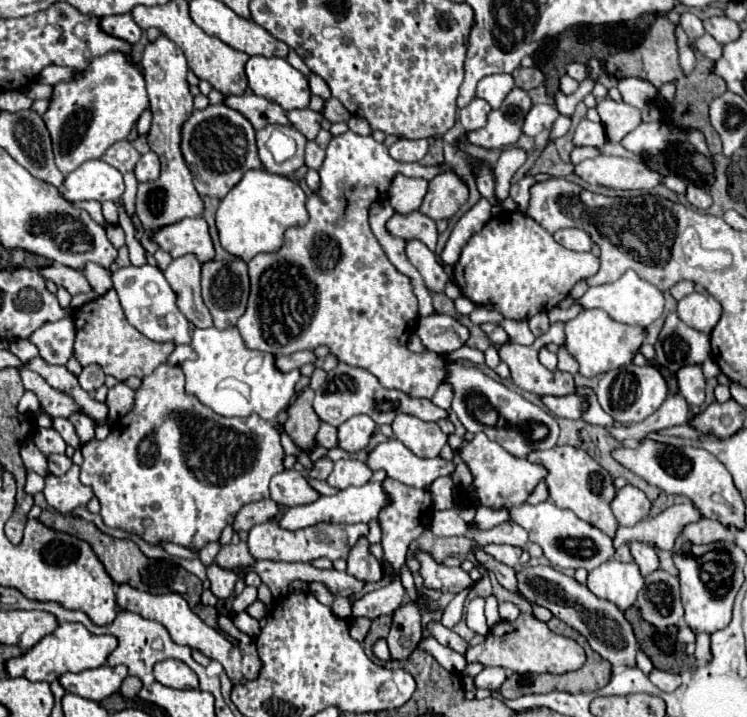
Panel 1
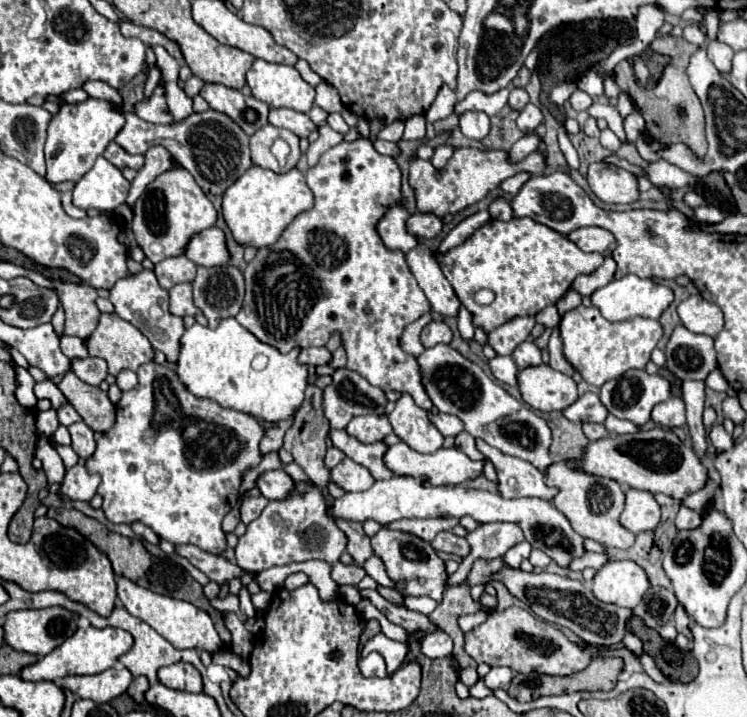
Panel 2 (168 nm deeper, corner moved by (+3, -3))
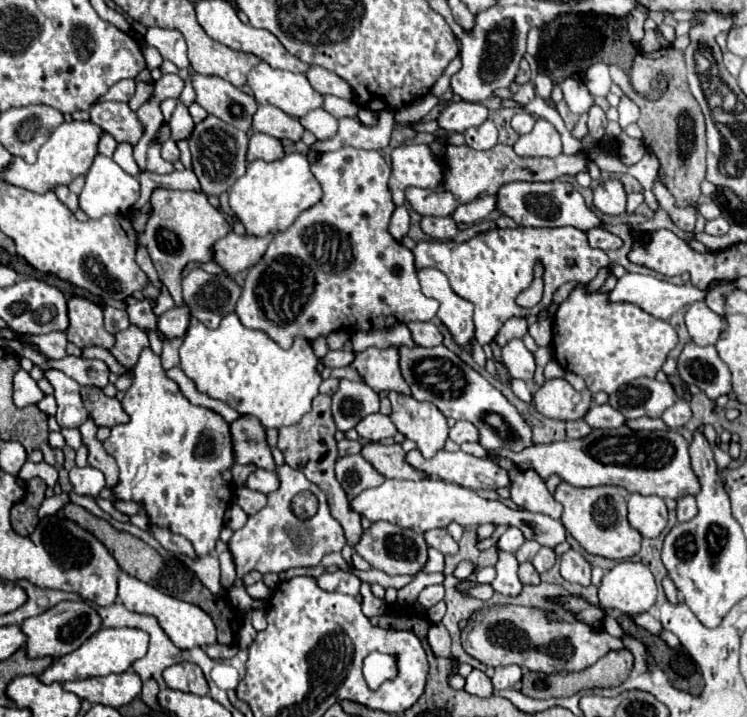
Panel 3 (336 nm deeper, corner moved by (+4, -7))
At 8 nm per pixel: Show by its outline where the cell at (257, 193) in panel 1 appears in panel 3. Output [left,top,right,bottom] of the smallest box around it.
[230,153,322,237]

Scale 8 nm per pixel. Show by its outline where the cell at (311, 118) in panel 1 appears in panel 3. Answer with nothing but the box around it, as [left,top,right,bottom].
[254,105,304,141]

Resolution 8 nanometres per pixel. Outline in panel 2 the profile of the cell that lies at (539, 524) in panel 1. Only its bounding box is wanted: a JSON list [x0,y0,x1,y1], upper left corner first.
[329,475,583,567]

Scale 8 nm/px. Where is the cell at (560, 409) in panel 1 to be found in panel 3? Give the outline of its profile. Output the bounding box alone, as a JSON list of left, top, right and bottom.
[582,405,624,429]

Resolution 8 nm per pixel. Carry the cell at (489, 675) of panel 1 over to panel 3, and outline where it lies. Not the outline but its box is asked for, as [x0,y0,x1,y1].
[492,665,522,689]

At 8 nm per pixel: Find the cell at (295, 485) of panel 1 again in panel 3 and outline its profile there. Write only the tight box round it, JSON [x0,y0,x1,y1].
[246,469,280,493]

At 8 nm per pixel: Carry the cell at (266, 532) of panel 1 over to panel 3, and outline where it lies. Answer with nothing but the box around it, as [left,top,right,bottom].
[228,465,346,579]

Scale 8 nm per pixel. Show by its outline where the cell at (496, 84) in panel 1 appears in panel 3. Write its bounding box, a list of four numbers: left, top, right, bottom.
[438,101,488,131]

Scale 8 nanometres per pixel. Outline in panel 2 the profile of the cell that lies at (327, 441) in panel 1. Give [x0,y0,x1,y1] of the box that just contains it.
[329,429,393,479]

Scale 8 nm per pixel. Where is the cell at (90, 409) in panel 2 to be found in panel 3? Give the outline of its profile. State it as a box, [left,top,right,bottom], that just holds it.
[80,387,128,427]

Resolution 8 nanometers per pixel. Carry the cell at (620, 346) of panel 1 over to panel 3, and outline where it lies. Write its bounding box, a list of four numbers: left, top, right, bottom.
[552,285,678,393]

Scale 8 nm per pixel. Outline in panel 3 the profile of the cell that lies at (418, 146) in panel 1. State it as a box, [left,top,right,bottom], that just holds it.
[310,111,394,153]

